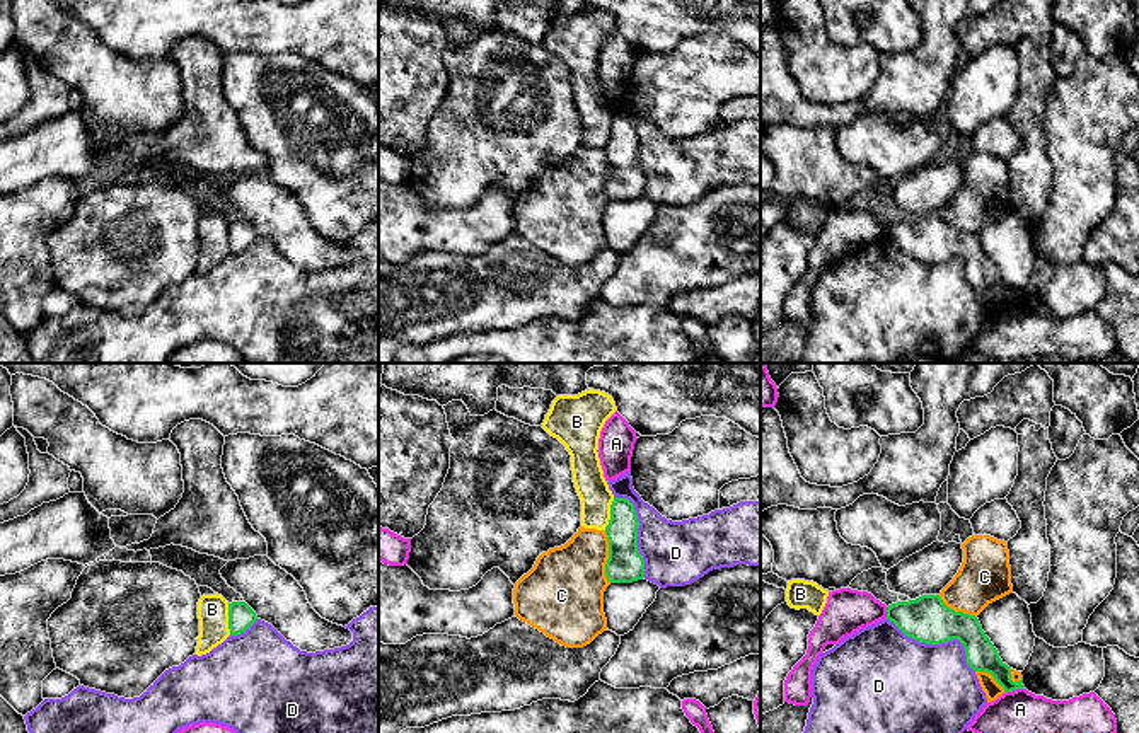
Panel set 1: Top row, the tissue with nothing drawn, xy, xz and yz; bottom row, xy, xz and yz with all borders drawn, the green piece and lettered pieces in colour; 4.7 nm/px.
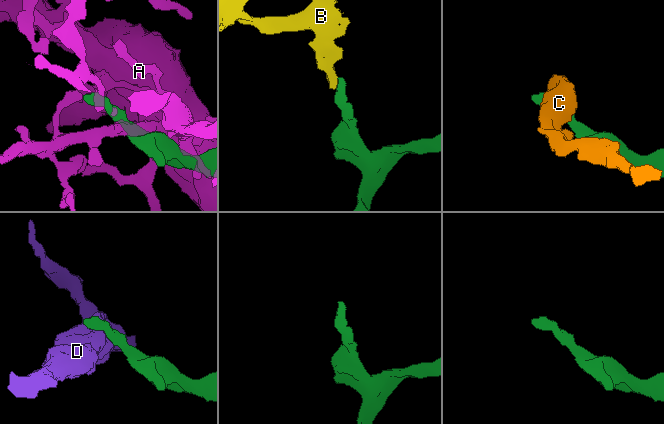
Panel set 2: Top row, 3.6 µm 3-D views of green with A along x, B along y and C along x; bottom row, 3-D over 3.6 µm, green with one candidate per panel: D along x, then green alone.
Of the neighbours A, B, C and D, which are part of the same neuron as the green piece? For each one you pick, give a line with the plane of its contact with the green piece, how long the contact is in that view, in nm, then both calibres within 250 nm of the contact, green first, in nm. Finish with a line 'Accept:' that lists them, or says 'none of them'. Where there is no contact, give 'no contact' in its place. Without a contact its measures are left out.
Accept: none of them

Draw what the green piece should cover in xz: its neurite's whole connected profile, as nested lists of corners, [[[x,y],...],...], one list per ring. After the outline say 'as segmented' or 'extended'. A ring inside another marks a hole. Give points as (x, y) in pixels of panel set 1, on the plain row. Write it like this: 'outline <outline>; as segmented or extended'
outline [[[616,114],[605,145],[609,157],[605,194],[610,201],[633,201],[645,196],[645,177],[638,169],[638,145],[634,123]]]; as segmented

